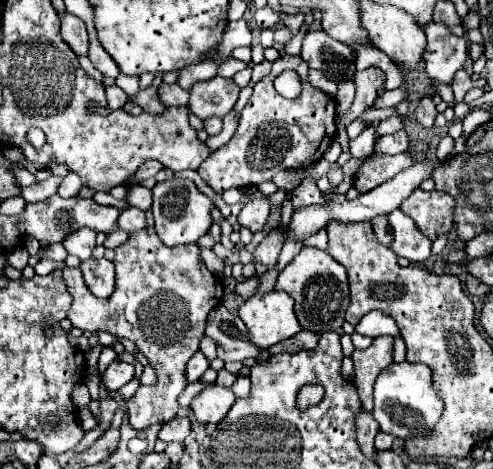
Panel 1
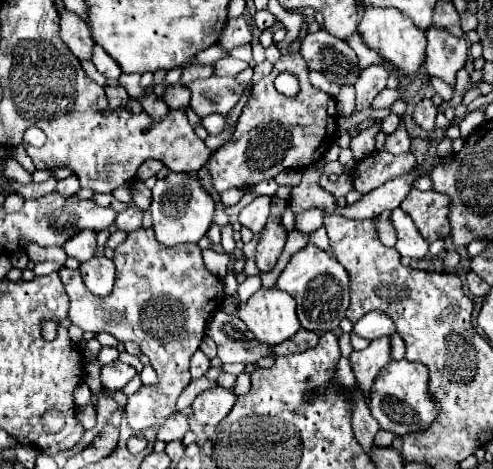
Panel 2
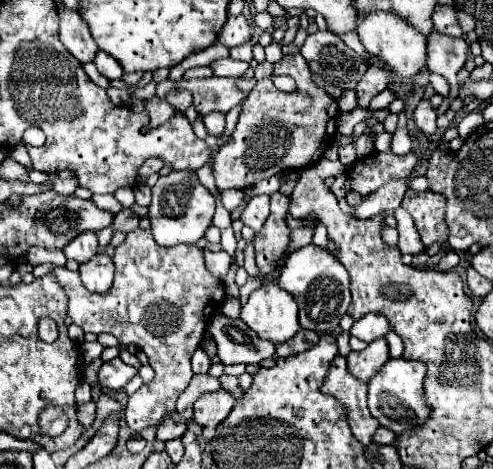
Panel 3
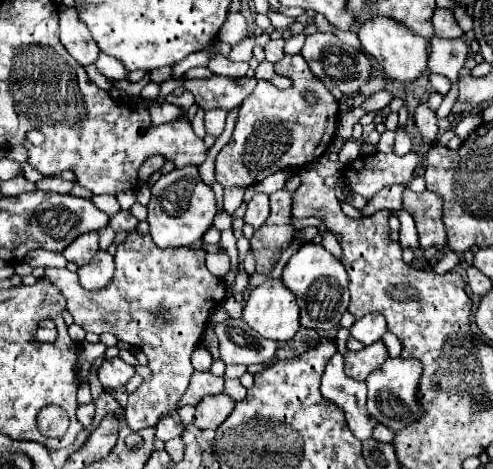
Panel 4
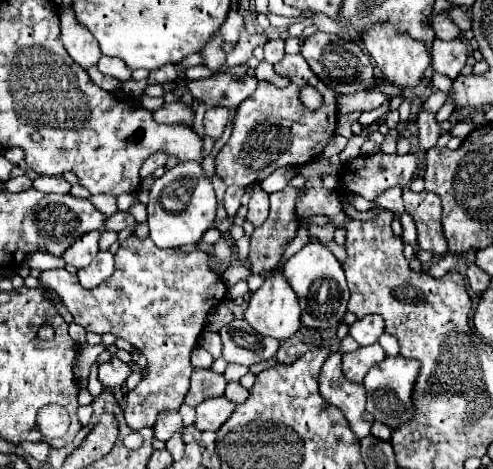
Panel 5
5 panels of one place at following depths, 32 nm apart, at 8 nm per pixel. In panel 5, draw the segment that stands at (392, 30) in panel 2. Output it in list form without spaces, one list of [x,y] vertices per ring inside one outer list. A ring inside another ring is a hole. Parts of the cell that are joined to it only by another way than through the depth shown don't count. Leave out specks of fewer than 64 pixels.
[[[376,24],[368,30],[368,34],[362,38],[366,50],[376,62],[376,68],[382,72],[382,78],[388,80],[394,86],[400,88],[416,88],[420,80],[424,78],[424,70],[430,66],[430,54],[424,44],[418,40],[412,40],[410,36],[398,34],[394,28],[388,28],[388,24]]]

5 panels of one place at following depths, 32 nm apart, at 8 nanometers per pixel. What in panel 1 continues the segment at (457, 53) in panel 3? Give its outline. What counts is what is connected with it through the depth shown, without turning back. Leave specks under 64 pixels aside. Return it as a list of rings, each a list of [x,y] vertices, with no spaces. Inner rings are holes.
[[[428,24],[424,28],[428,46],[424,52],[426,74],[432,80],[452,84],[456,70],[460,70],[468,58],[468,44],[464,38],[454,36],[444,24]]]

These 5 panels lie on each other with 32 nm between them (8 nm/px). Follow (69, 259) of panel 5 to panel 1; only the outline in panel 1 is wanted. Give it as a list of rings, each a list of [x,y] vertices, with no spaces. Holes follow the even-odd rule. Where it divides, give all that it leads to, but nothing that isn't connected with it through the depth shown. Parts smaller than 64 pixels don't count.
[[[82,228],[80,232],[74,232],[72,236],[68,236],[68,240],[64,240],[64,248],[68,254],[78,256],[80,260],[88,260],[96,248],[96,232]]]

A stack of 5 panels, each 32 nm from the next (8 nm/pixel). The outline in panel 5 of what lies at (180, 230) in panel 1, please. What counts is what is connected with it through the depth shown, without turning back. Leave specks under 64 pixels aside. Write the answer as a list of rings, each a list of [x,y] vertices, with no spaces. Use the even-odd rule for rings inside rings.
[[[178,162],[162,178],[158,178],[150,190],[148,202],[148,226],[150,238],[160,248],[178,248],[184,244],[196,244],[202,234],[214,224],[216,216],[216,192],[212,180],[206,176],[200,162]]]

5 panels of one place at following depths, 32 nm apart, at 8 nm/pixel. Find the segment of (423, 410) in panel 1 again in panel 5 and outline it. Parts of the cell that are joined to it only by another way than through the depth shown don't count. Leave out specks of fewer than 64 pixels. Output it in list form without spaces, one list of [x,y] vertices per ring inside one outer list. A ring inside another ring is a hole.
[[[386,356],[386,360],[382,360],[380,364],[374,364],[366,378],[364,378],[364,388],[366,388],[366,412],[370,412],[376,420],[388,424],[390,428],[400,426],[404,420],[412,418],[412,406],[410,406],[410,394],[412,394],[412,386],[416,382],[420,370],[420,362],[418,360],[408,360],[404,356]]]

